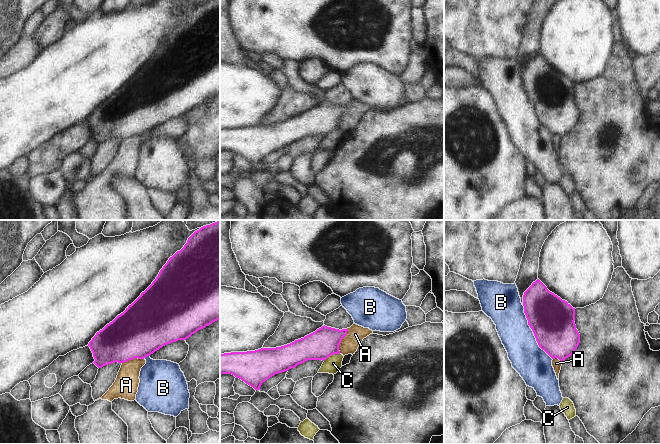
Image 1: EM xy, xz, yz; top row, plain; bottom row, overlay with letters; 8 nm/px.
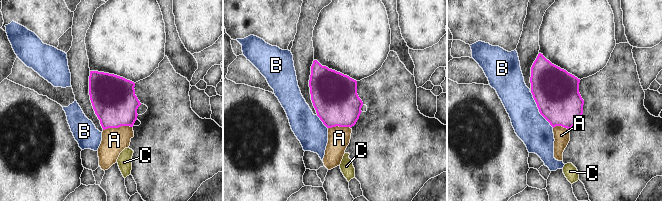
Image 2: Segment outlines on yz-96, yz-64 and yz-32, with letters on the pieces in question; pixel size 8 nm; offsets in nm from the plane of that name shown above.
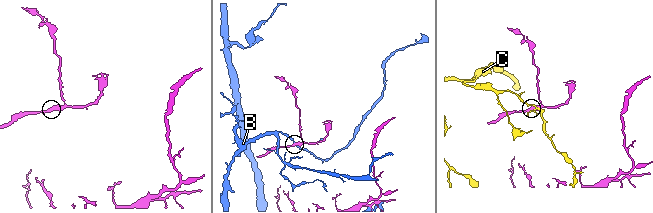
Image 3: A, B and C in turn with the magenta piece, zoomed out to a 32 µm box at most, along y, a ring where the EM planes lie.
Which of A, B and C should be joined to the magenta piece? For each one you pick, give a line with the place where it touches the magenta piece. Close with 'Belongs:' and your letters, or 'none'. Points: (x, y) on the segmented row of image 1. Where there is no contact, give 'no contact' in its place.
Belongs: none

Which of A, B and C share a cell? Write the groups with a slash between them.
A / B / C

